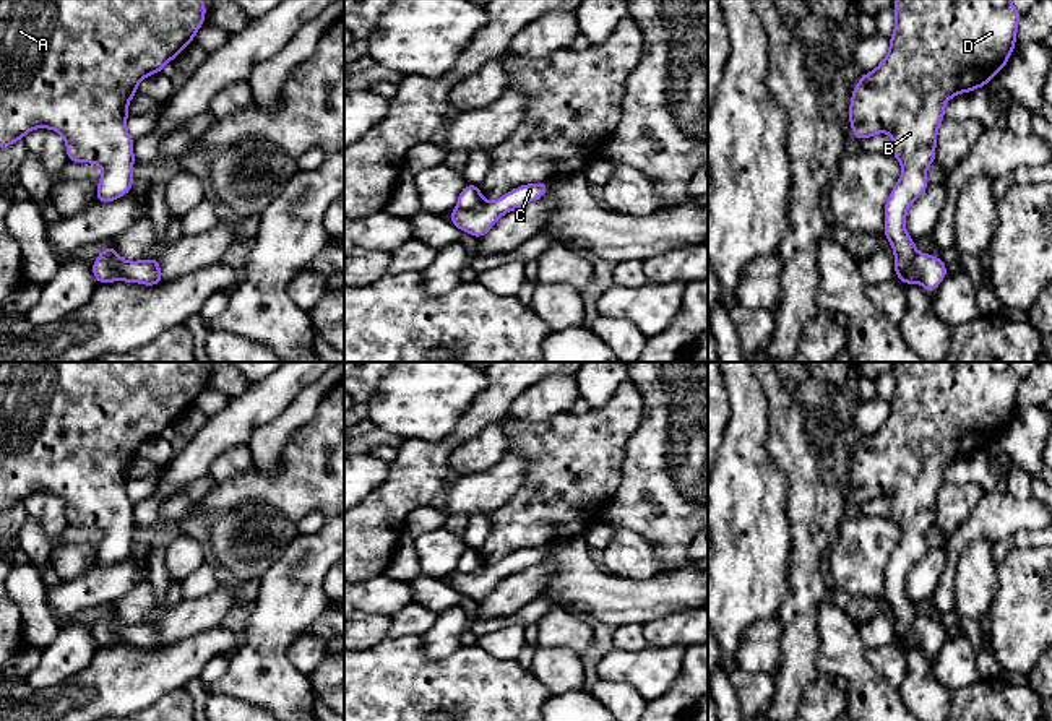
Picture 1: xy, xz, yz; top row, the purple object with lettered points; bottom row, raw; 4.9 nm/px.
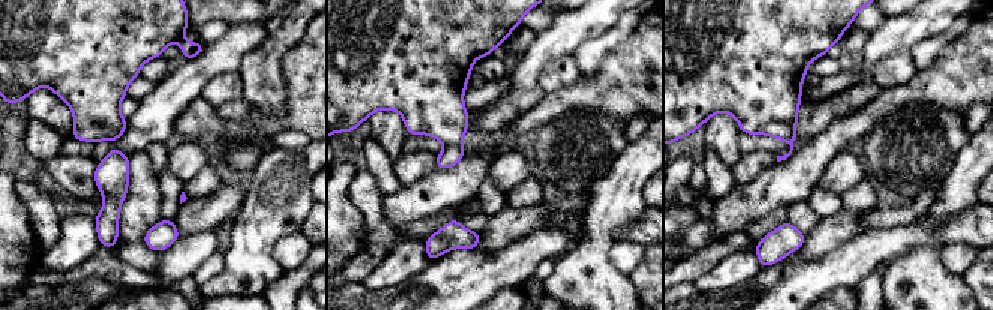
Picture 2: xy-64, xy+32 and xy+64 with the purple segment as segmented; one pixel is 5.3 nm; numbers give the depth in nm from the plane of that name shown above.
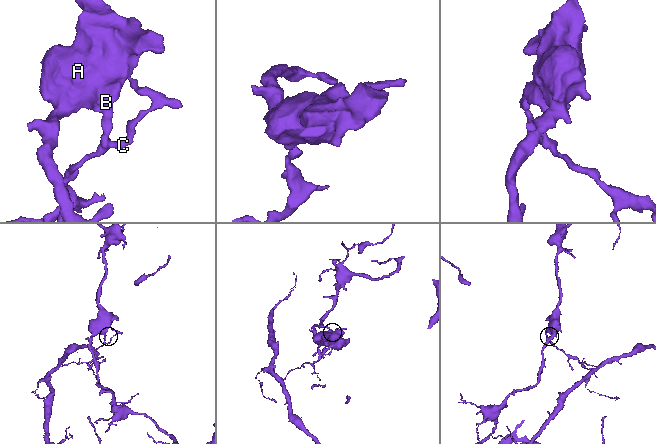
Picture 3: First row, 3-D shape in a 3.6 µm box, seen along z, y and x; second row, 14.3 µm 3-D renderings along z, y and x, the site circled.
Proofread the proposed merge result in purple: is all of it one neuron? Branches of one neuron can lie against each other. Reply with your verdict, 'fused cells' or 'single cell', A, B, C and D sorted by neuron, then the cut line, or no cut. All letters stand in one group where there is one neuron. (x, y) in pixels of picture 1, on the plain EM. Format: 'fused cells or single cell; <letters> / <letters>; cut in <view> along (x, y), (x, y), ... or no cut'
fused cells; A B D / C; cut in yz along (918, 617), (913, 643)

